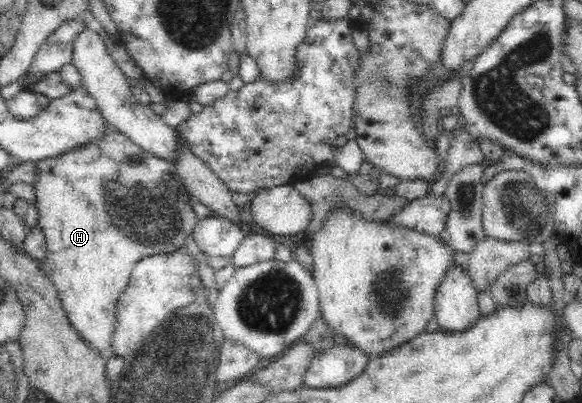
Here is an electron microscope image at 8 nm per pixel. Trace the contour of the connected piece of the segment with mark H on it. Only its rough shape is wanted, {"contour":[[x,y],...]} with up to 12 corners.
{"contour":[[110,127],[38,161],[41,268],[107,361],[143,257],[198,220],[170,161]]}

